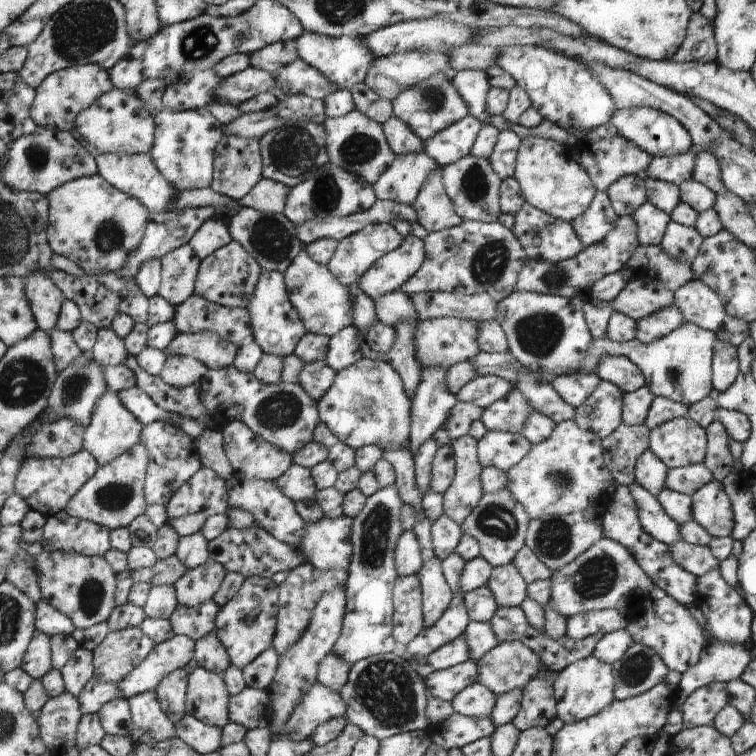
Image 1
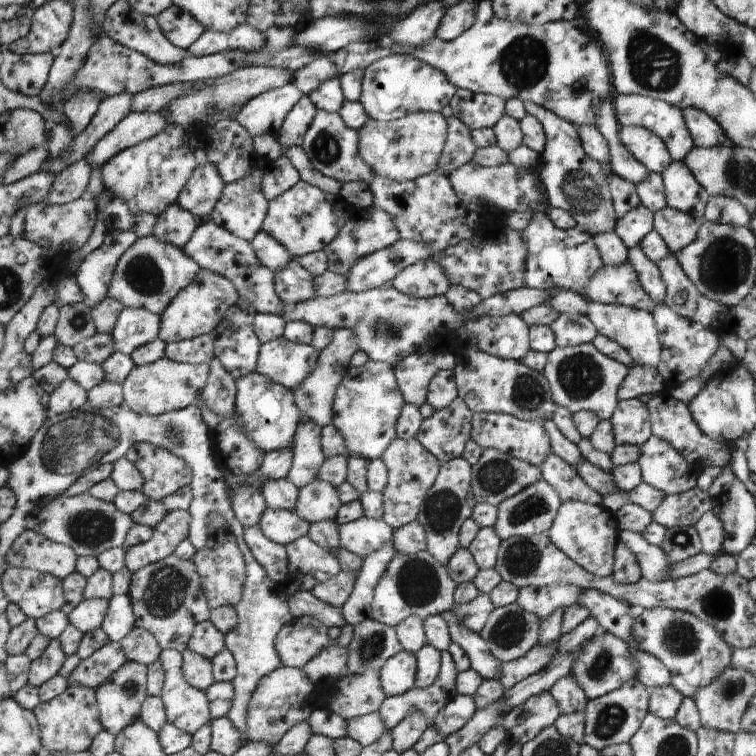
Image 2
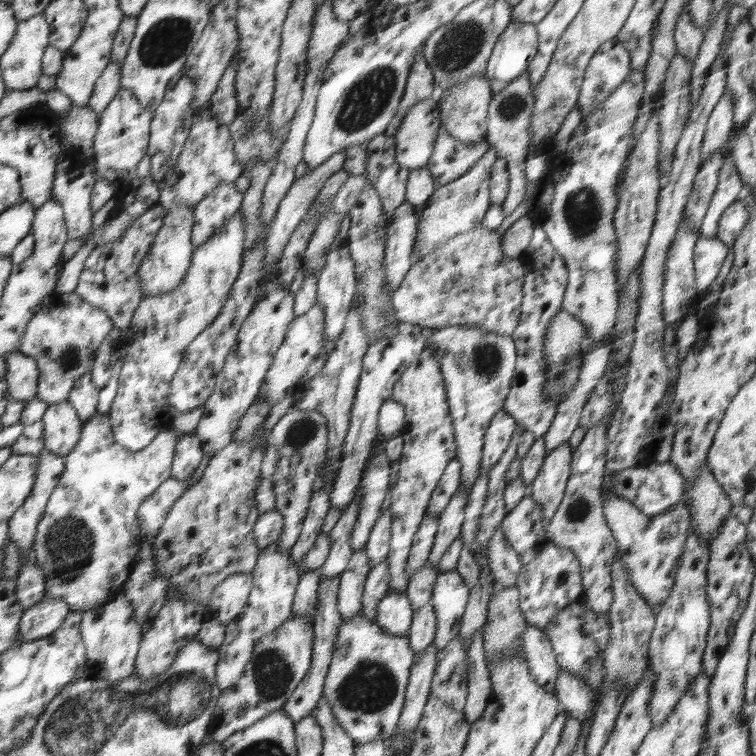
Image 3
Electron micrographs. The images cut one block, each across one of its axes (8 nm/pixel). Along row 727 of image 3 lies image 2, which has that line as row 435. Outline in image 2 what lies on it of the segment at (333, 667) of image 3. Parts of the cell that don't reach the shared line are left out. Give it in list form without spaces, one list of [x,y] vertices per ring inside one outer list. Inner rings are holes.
[[[369,360],[344,376],[335,392],[331,424],[341,431],[349,456],[364,456],[369,461],[381,458],[397,437],[397,421],[405,403],[396,371],[389,364]]]

